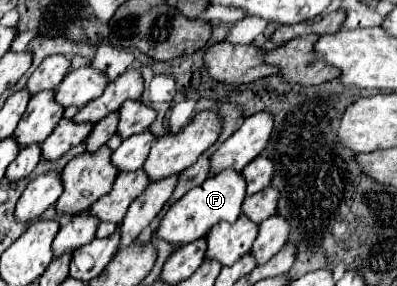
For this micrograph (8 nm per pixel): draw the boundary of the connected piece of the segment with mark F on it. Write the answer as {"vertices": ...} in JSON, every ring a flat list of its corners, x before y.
{"vertices":[[223,171,219,175,213,175,205,179,199,187,193,187,189,193,185,193,179,201,175,201,165,217,161,219,159,227,155,229,155,237,169,241,175,249,193,243,201,237,205,237,219,221,235,223,241,215,241,203,245,199,245,179,241,173,235,171]]}

